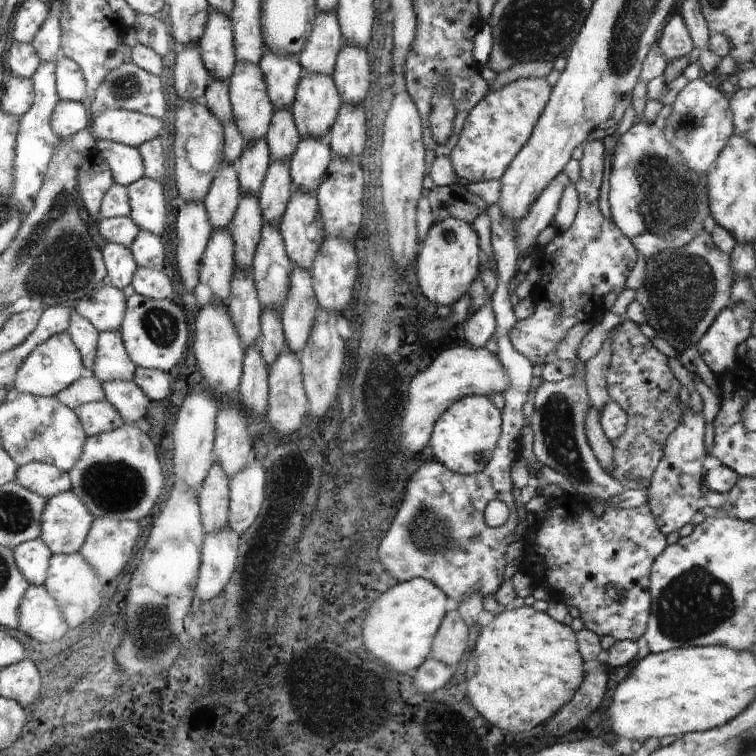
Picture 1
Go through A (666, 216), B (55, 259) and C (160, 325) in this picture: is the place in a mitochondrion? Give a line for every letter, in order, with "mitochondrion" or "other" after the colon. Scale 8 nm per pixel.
A: mitochondrion
B: mitochondrion
C: mitochondrion

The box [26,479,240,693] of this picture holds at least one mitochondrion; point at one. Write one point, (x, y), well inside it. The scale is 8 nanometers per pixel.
(152, 641)

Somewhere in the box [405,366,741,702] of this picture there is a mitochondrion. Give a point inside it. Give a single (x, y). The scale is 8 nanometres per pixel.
(693, 605)

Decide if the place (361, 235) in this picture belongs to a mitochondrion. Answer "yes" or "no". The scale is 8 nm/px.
no

